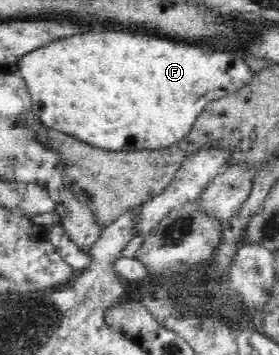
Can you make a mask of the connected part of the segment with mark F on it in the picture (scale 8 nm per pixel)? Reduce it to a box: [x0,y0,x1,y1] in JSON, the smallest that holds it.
[17,28,252,152]

